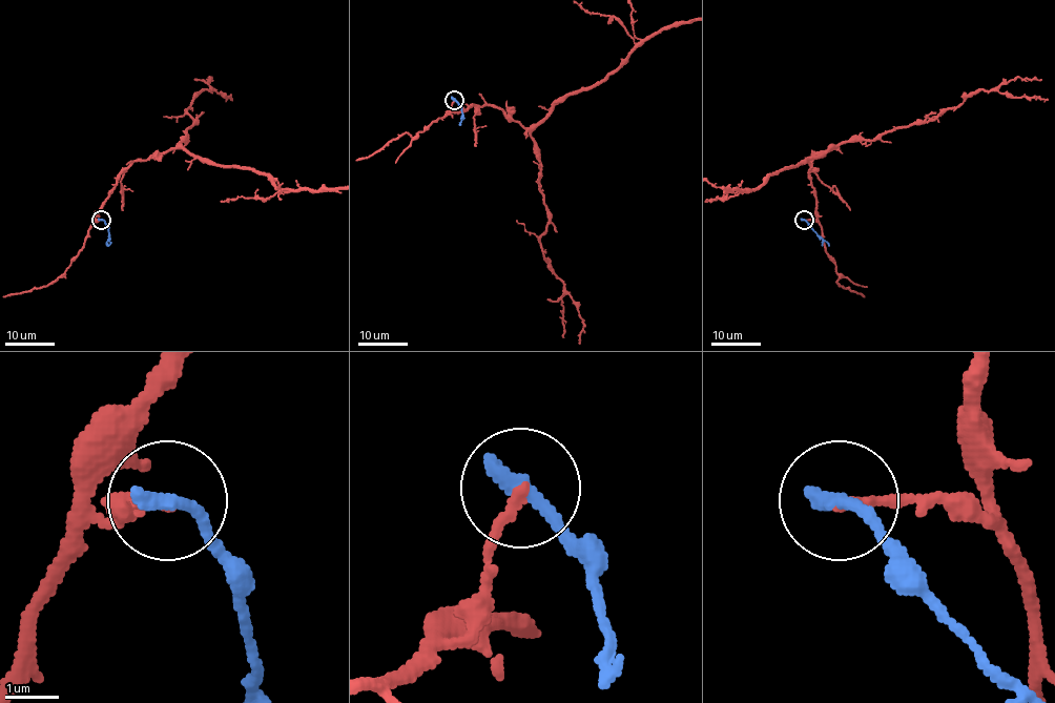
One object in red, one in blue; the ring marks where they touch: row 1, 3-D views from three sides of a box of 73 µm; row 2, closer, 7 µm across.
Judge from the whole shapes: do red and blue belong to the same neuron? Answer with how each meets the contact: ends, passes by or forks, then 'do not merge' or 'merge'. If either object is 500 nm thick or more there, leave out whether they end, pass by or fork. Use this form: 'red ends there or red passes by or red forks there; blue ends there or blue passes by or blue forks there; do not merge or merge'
red ends there; blue ends there; do not merge

